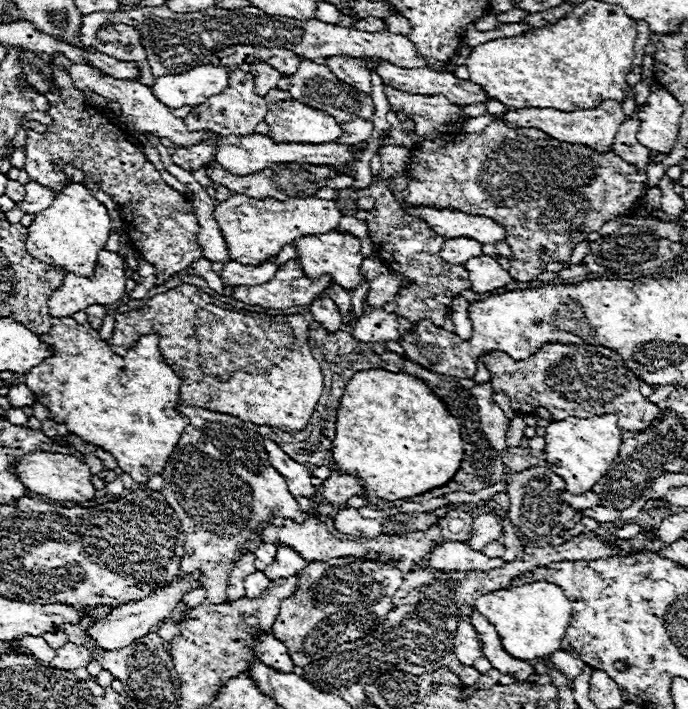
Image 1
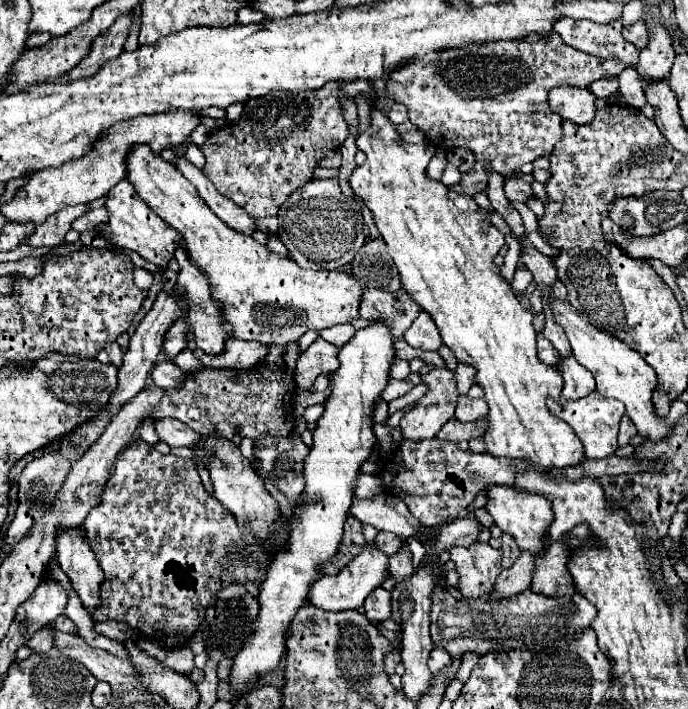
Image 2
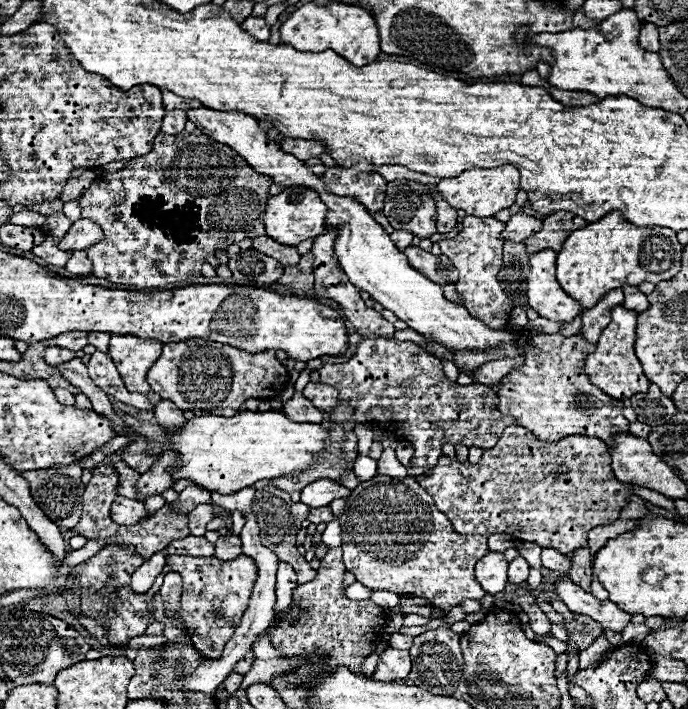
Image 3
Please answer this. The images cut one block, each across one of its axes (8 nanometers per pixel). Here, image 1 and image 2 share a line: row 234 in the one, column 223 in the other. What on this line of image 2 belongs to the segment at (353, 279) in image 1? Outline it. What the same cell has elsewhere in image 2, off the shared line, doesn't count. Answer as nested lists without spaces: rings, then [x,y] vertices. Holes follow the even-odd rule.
[[[178,246],[178,250],[176,250],[176,260],[180,264],[176,288],[184,288],[184,292],[188,292],[188,300],[192,302],[192,312],[188,312],[188,322],[192,324],[194,340],[196,340],[198,348],[202,348],[206,354],[210,354],[210,356],[222,354],[226,340],[232,338],[232,326],[224,320],[224,316],[220,312],[220,308],[222,308],[220,302],[212,298],[212,290],[210,290],[208,278],[198,272],[198,268],[190,262],[190,258],[186,256],[186,250],[182,250],[182,246]]]

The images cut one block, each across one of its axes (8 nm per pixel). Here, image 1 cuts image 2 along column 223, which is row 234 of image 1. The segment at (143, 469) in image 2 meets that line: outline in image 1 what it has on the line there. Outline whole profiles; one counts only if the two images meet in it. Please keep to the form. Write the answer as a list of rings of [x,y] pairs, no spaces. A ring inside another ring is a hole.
[[[502,118],[492,120],[476,134],[442,134],[434,140],[422,140],[410,150],[406,174],[410,184],[402,194],[408,204],[448,206],[466,214],[496,218],[504,226],[506,240],[512,246],[512,266],[508,272],[518,282],[536,280],[550,260],[568,262],[574,246],[584,242],[590,232],[600,232],[608,220],[634,210],[648,182],[646,172],[624,162],[612,150],[598,154],[588,146],[554,140],[536,128],[510,128]]]

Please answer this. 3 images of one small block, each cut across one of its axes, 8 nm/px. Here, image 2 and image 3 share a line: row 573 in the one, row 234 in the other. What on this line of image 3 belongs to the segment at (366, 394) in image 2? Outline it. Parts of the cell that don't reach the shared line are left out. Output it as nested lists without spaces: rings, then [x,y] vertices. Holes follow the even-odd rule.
[[[290,186],[284,188],[284,192],[280,192],[278,196],[270,196],[266,202],[266,210],[264,210],[266,234],[280,244],[296,246],[302,240],[316,238],[326,232],[326,214],[328,210],[320,200],[320,196],[316,194],[316,190],[306,186]]]

